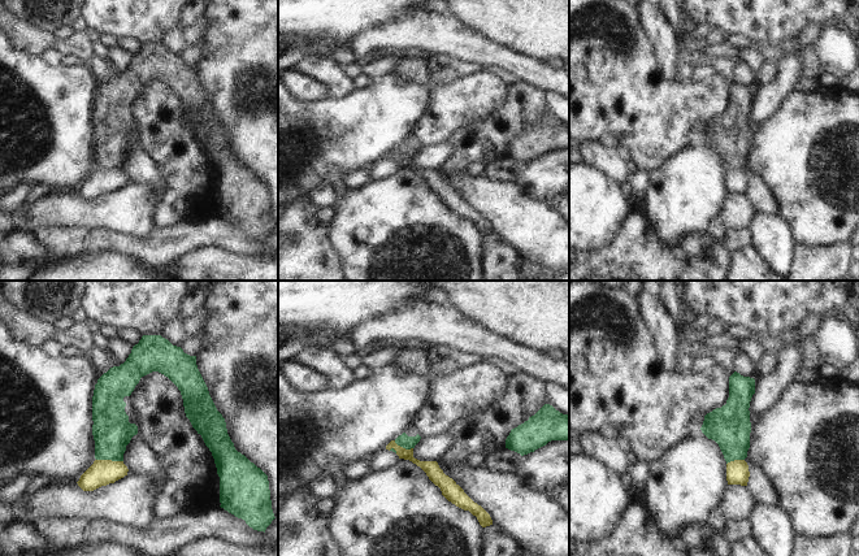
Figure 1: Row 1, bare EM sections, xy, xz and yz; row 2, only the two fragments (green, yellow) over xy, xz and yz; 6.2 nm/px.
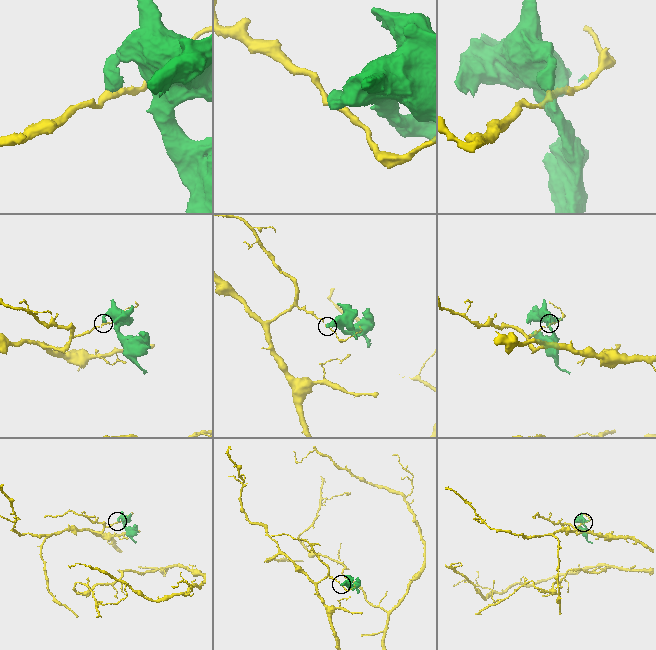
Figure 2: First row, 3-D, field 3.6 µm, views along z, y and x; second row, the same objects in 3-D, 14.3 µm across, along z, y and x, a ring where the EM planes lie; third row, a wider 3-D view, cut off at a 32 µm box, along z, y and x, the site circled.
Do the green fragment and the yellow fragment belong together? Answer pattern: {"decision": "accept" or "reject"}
{"decision": "reject"}

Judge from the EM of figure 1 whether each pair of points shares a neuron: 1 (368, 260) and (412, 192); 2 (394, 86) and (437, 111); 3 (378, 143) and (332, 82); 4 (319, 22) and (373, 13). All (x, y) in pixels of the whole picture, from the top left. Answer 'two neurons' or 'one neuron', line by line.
1: one neuron
2: two neurons
3: two neurons
4: one neuron

